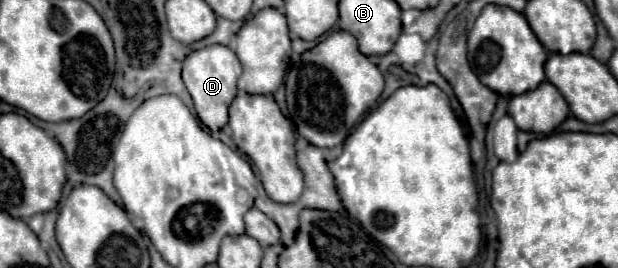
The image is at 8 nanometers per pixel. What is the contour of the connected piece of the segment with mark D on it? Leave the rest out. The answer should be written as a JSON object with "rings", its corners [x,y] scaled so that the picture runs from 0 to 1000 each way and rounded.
{"rings":[[[345,164],[328,187],[309,194],[296,231],[296,306],[312,366],[316,418],[332,478],[341,493],[358,485],[367,463],[367,403],[383,351],[383,299],[390,284],[390,231],[367,172]]]}

